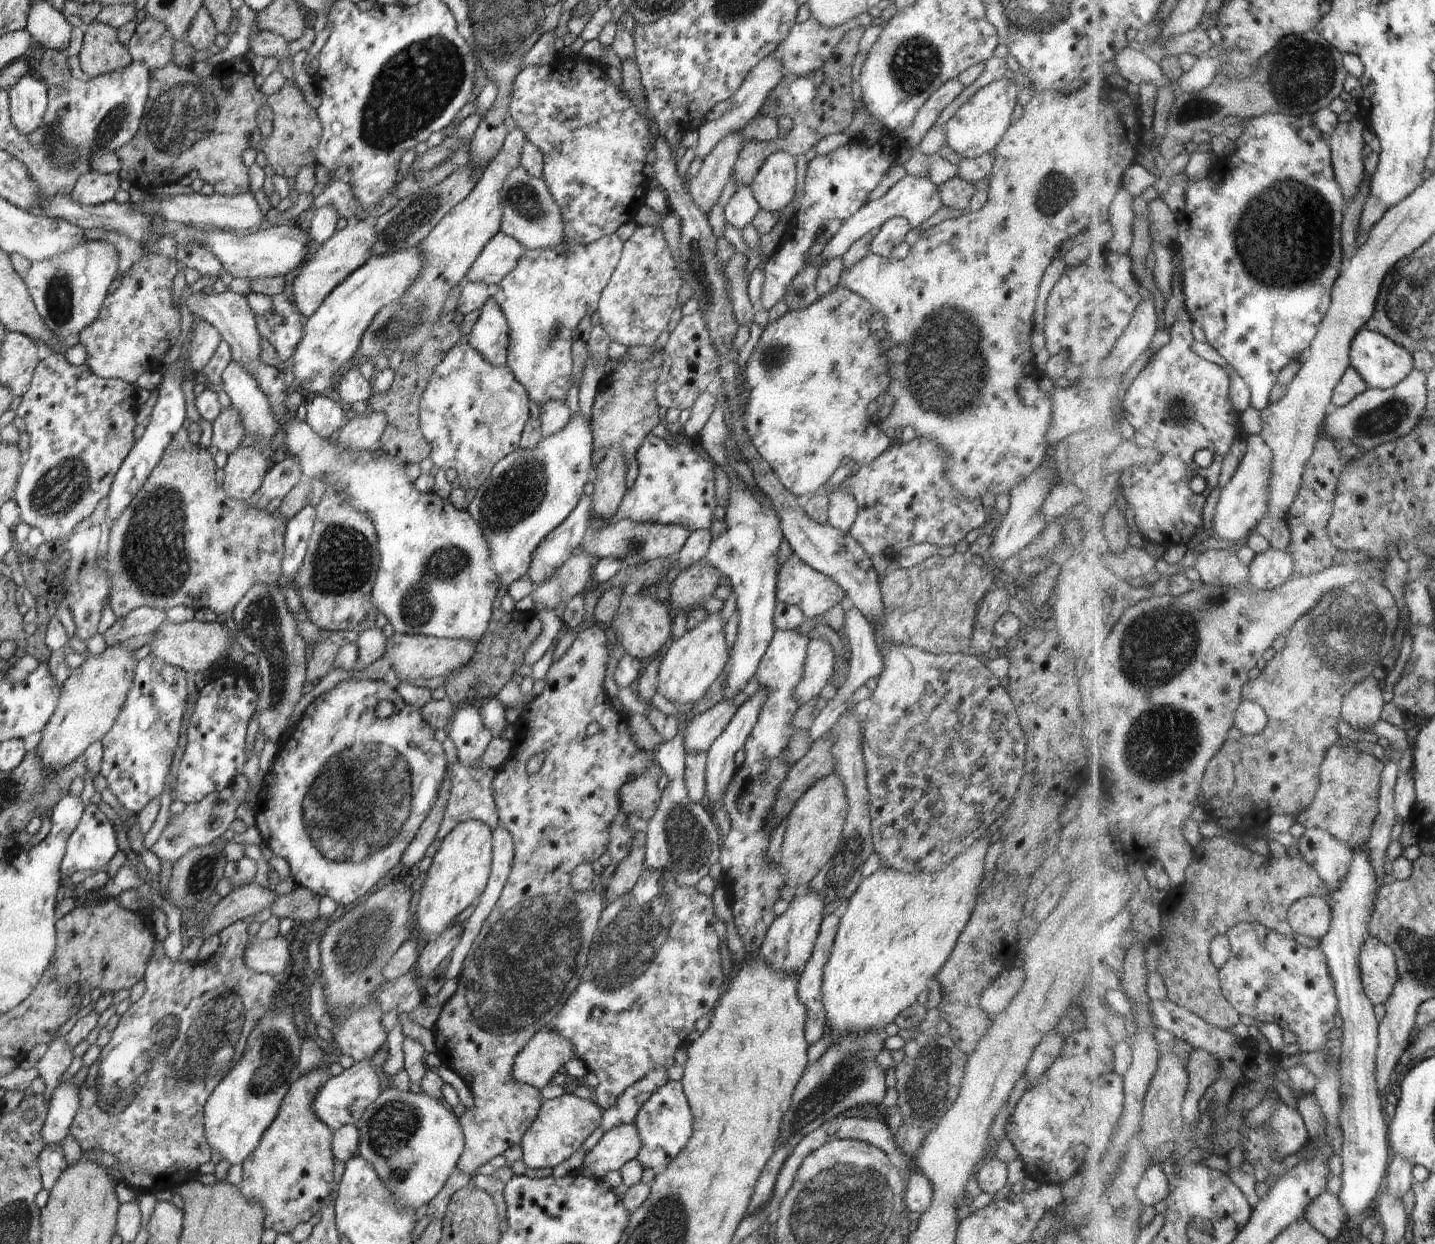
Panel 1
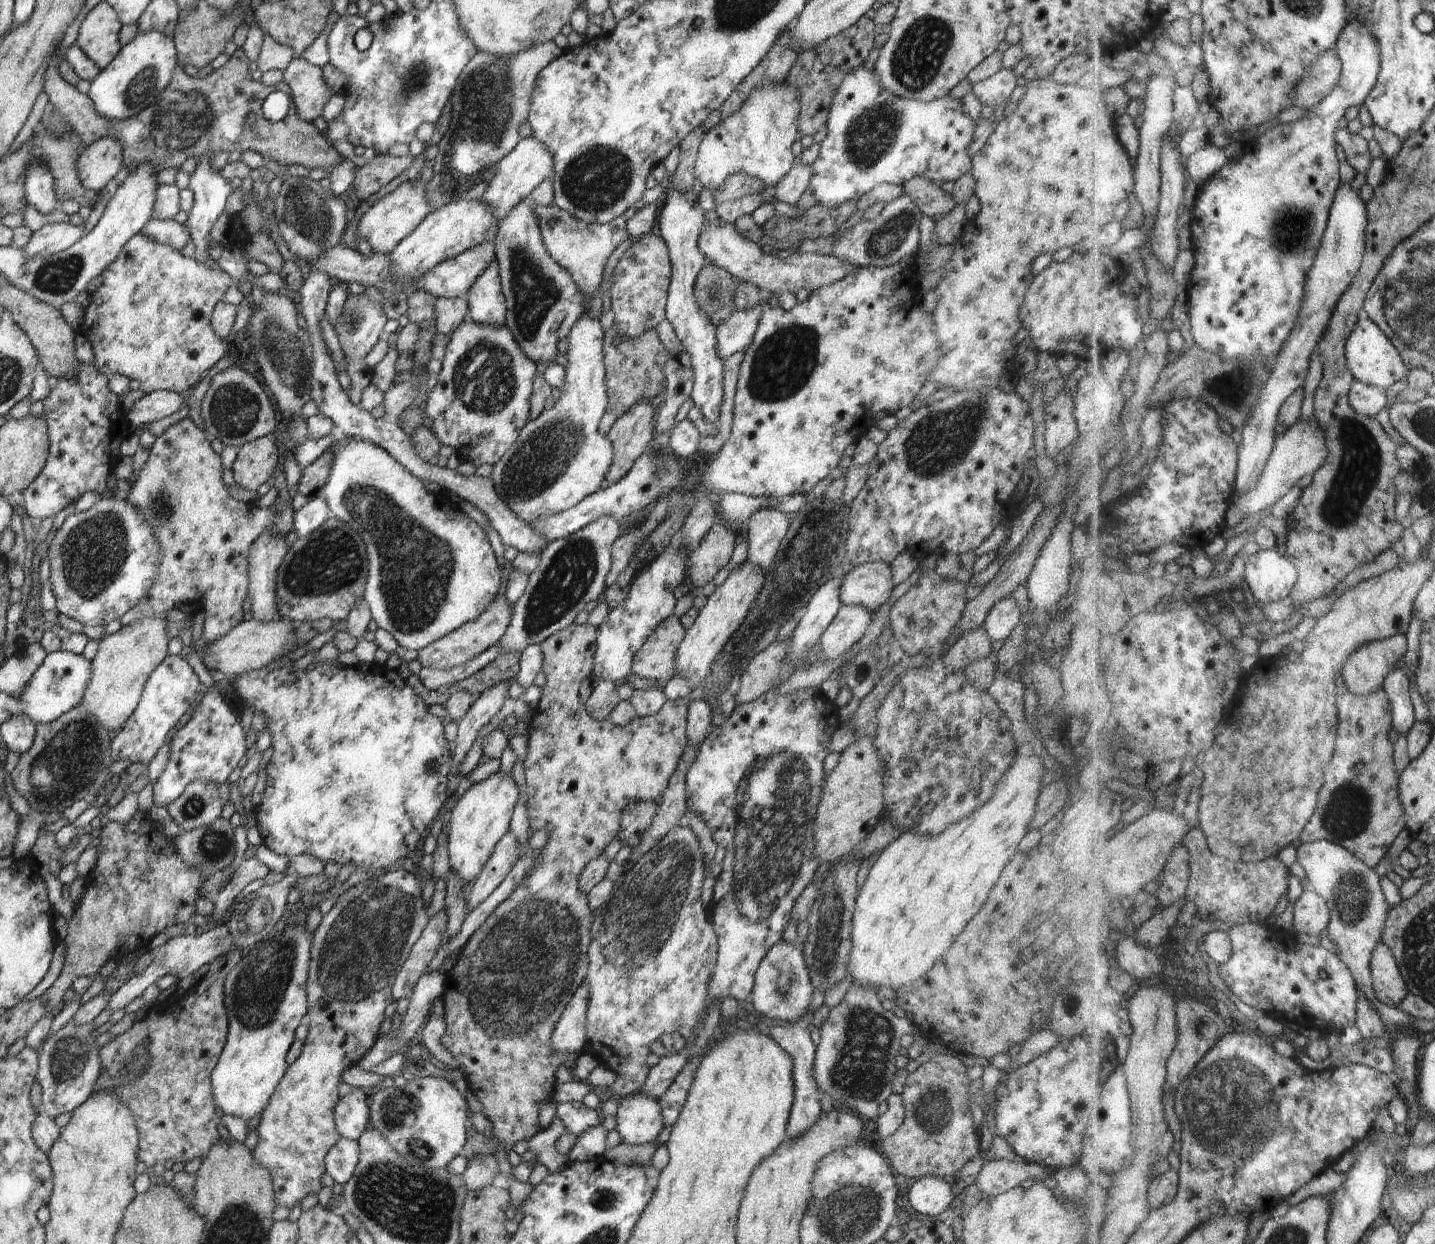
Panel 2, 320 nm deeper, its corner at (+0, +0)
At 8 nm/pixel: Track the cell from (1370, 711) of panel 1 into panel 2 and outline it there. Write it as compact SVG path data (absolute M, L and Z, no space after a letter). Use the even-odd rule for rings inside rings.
M1406 634L1369 642L1351 654L1342 674L1346 685L1350 690L1363 695L1379 691L1386 686L1388 675L1401 663L1406 652Z

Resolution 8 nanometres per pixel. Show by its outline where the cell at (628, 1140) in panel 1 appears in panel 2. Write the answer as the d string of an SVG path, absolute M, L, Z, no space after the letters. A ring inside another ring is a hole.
M640 1091L621 1099L615 1130L628 1146L642 1146L656 1141L665 1128L660 1104Z

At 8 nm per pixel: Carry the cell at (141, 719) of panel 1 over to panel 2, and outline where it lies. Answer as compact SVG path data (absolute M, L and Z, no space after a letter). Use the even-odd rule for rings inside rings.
M169 654L148 677L140 702L132 716L122 729L113 733L110 750L112 761L130 760L133 763L142 762L147 766L158 749L164 746L168 733L178 724L178 720L187 714L190 703L203 689L198 675L194 673L188 661L180 654Z

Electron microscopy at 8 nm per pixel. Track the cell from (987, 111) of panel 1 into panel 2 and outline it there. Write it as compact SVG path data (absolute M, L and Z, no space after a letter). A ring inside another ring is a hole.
M1002 67L990 78L974 83L972 92L978 97L985 112L991 112L996 105L1002 104L1004 100L1010 98L1012 90L1016 88L1017 77L1010 69Z

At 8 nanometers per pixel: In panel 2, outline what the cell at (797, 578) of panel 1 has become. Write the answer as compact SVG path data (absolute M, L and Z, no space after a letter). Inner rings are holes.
M876 561L851 566L840 587L842 604L860 605L873 612L886 604L895 587L888 563Z

